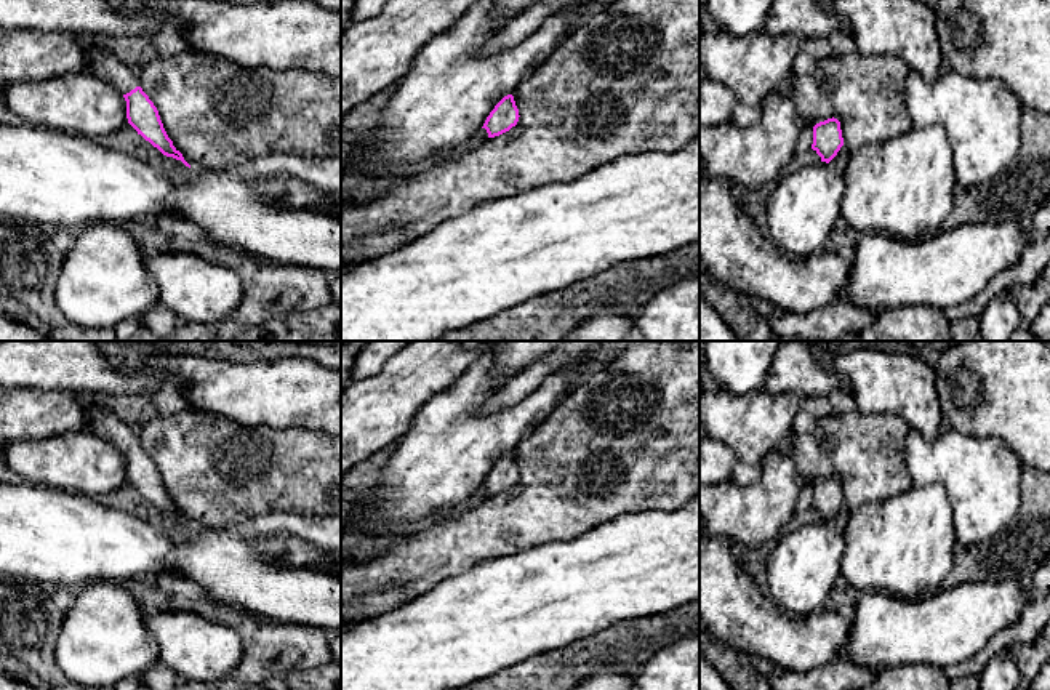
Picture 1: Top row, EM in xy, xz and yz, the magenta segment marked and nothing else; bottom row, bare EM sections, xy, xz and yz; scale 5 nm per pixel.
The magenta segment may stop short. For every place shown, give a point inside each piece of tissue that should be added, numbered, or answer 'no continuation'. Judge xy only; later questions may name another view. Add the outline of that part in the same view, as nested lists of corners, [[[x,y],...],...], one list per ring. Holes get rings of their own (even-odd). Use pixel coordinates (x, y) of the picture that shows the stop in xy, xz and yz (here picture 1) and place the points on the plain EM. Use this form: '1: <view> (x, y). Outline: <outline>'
1: xy (106, 425). Outline: [[[93,399],[88,400],[90,416],[93,419],[90,432],[110,442],[122,453],[130,451],[139,445],[139,435],[123,423],[112,408],[96,403]]]

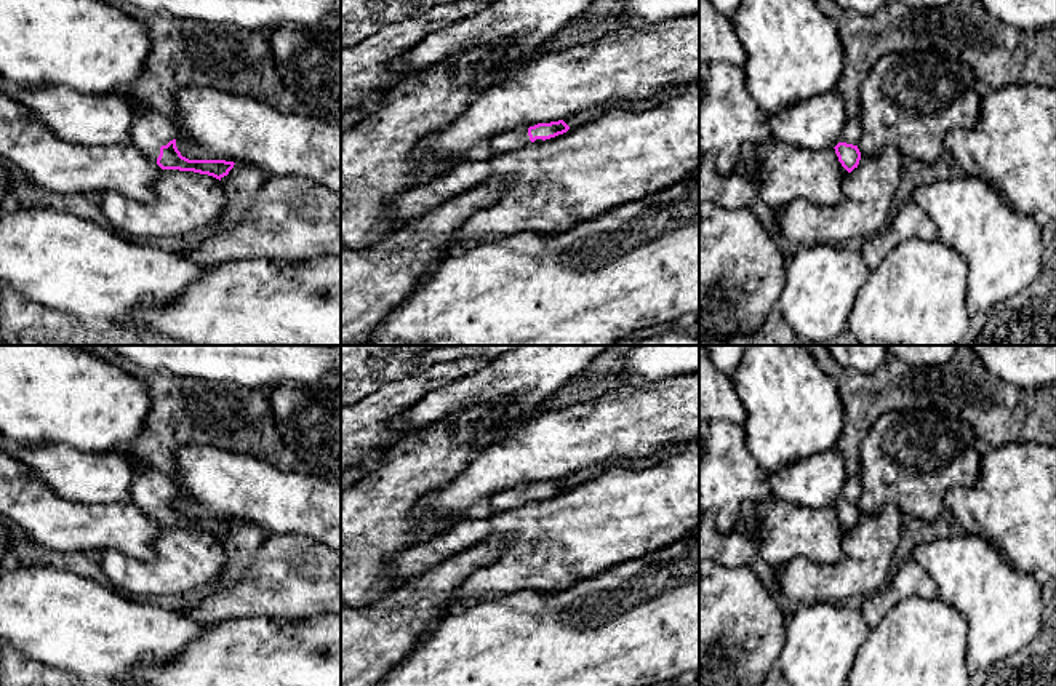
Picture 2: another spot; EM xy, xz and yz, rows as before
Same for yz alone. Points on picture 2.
1: yz (852, 491). Outline: [[[859,475],[848,477],[845,485],[843,485],[840,501],[858,504],[861,494],[862,494],[862,485],[861,485]]]

